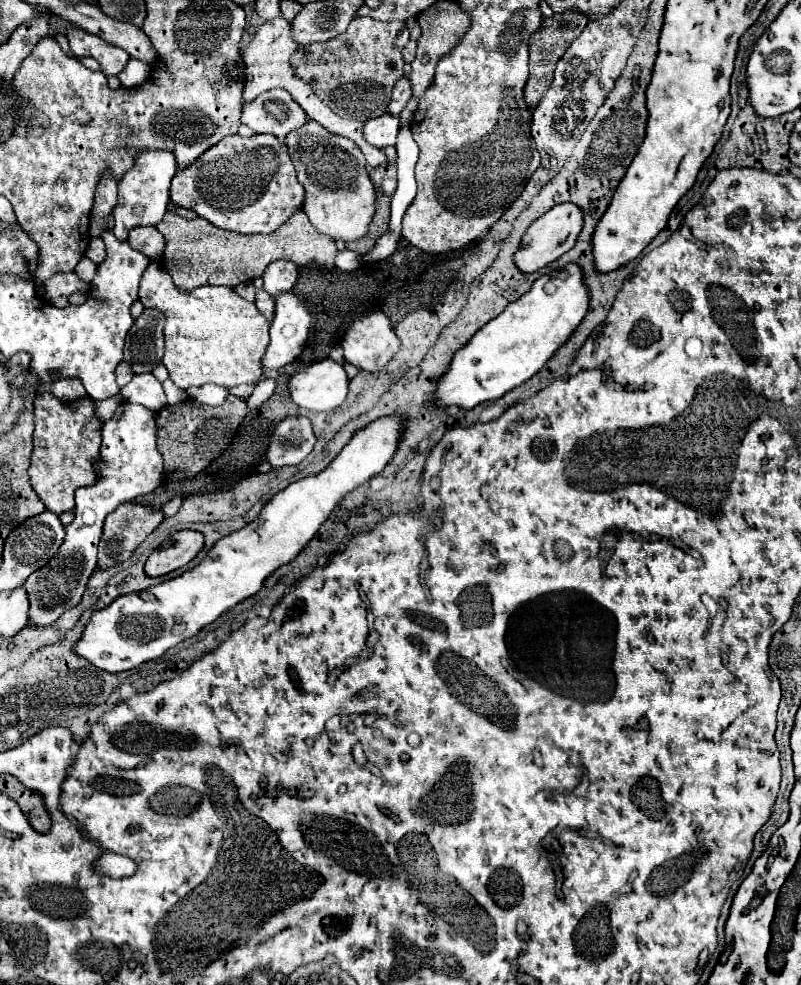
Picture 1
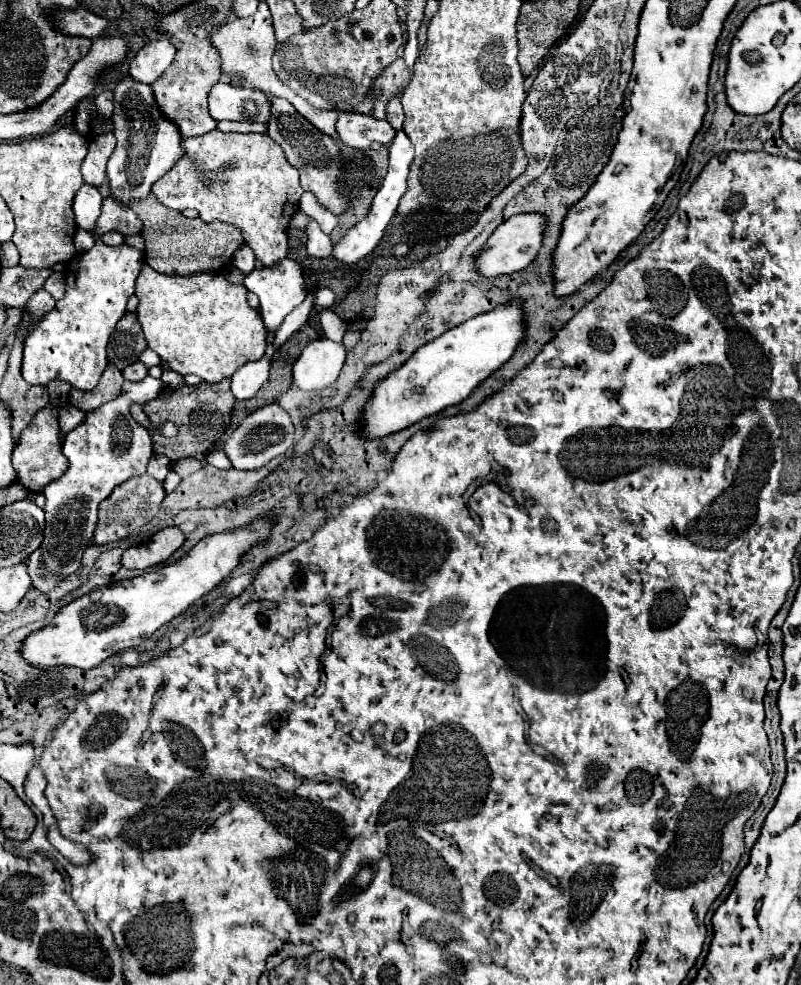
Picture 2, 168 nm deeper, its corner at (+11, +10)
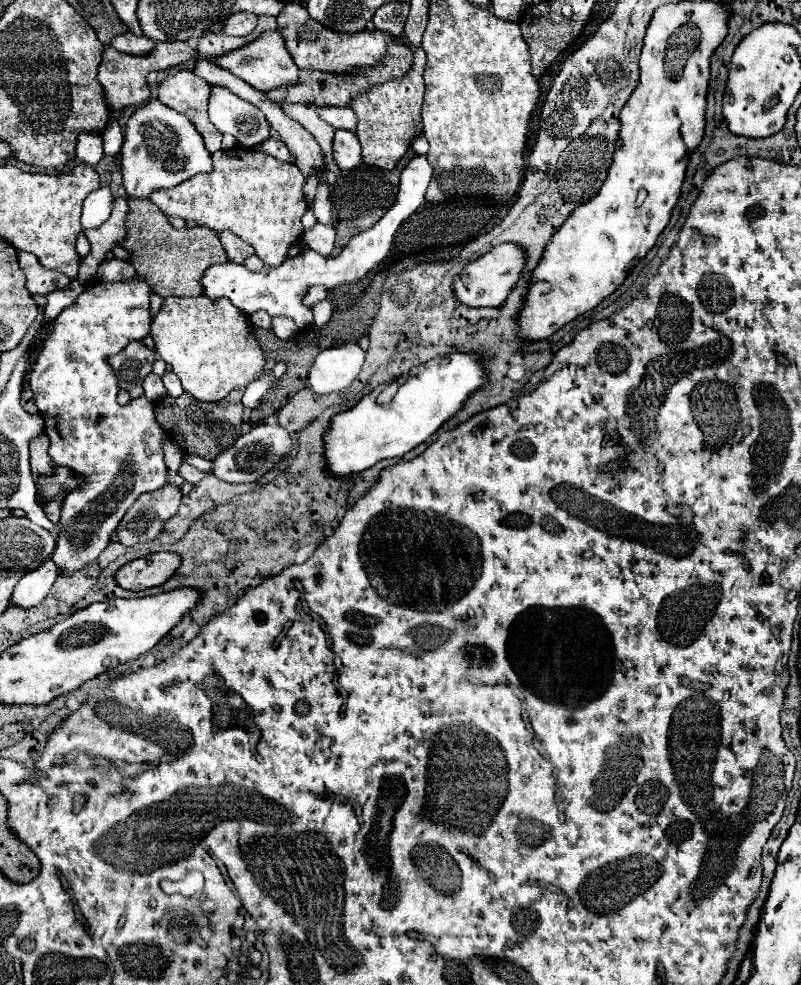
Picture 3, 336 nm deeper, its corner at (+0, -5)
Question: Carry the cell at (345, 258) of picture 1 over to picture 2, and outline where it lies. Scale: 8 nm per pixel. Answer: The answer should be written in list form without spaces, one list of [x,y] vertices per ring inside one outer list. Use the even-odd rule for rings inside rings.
[[[309,219],[309,225],[305,227],[307,233],[307,255],[309,257],[329,257],[333,251],[333,243],[329,235],[321,231],[315,219]]]

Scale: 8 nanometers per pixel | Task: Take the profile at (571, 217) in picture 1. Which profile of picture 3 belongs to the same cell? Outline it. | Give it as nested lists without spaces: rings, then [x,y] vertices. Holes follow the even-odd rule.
[[[512,242],[500,244],[494,250],[480,256],[478,260],[470,262],[460,272],[460,276],[454,278],[456,298],[468,306],[500,306],[522,278],[524,266],[526,266],[526,252],[524,248],[520,248],[520,244],[512,244]]]

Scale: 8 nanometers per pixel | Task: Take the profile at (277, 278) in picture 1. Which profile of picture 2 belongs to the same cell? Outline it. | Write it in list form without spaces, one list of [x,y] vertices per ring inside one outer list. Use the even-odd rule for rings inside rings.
[[[209,131],[201,137],[189,137],[183,141],[185,157],[177,161],[177,165],[165,173],[159,181],[153,183],[155,197],[169,209],[183,211],[187,207],[197,209],[203,221],[223,221],[241,229],[245,245],[249,245],[255,257],[265,265],[273,265],[287,255],[287,225],[299,209],[299,197],[303,189],[299,185],[299,173],[289,165],[285,159],[283,149],[269,137],[261,133],[223,133],[223,131]]]

